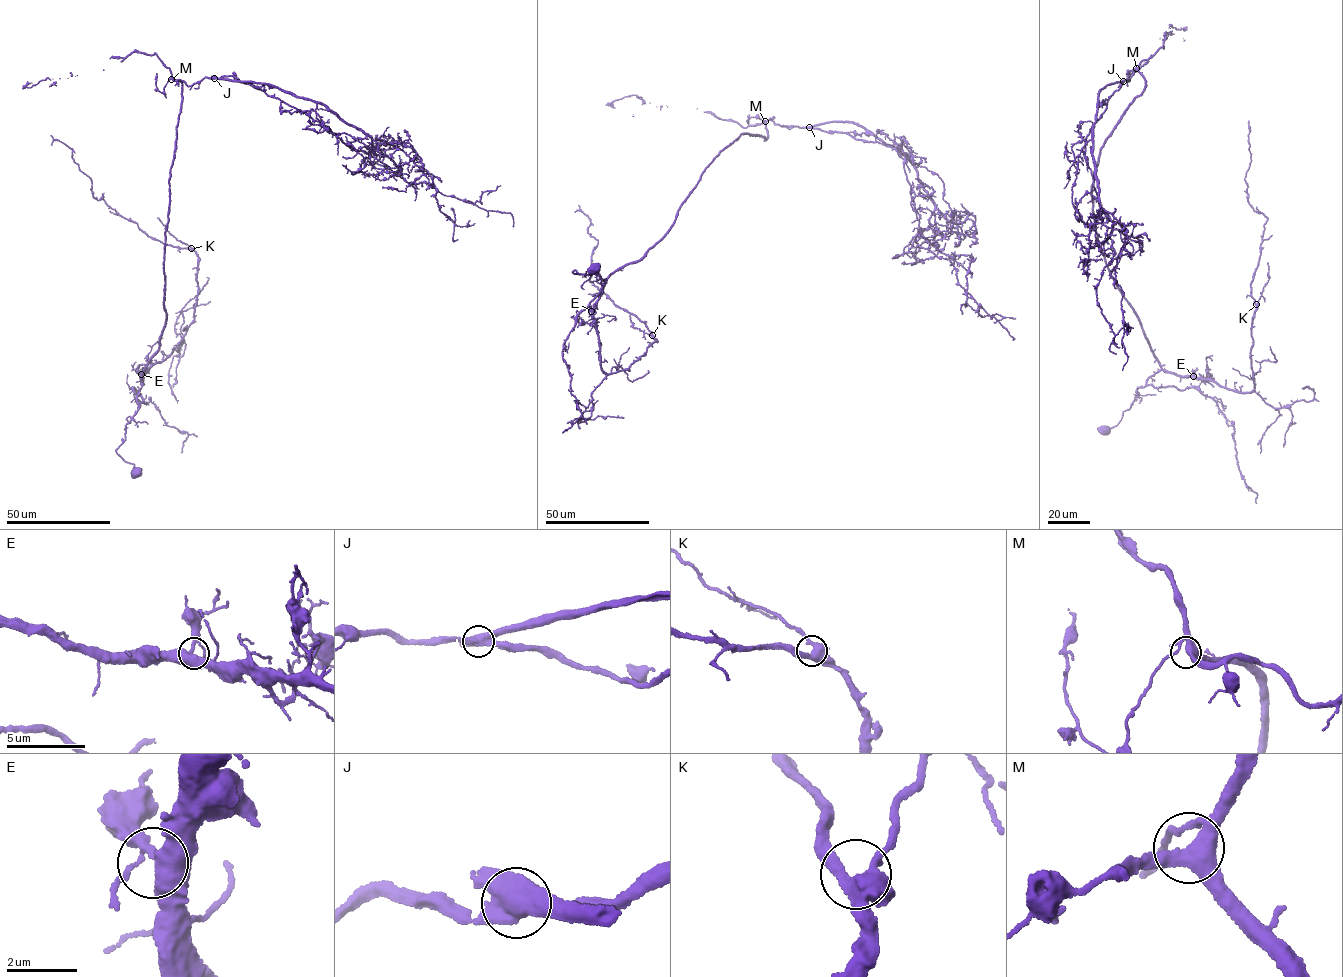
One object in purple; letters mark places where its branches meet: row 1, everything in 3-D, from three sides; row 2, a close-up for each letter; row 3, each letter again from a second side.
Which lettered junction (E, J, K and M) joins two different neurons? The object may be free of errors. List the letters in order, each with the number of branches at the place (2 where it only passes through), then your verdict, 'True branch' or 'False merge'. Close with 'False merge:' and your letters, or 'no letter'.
E: Branches: 4. True branch
J: Branches: 4. False merge
K: Branches: 4. True branch
M: Branches: 4. True branch
False merge: J

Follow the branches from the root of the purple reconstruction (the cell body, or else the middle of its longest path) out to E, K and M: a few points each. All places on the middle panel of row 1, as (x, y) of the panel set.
E: (596, 271), (587, 275), (573, 271), (585, 275), (595, 272), (605, 282), (591, 311)
K: (596, 271), (573, 272), (595, 272), (605, 282), (593, 311), (601, 370), (629, 367), (656, 339), (652, 335)
M: (596, 271), (573, 272), (595, 272), (605, 283), (639, 260), (722, 150), (742, 132), (767, 139), (765, 121)

